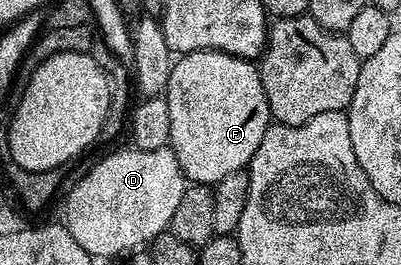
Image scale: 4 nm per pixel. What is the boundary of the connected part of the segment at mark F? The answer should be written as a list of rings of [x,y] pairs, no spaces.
[[[198,50],[181,54],[174,62],[172,73],[169,74],[168,85],[166,86],[166,104],[169,109],[169,147],[176,159],[180,162],[181,171],[186,175],[187,180],[196,185],[213,186],[217,185],[224,177],[230,176],[236,171],[247,168],[252,157],[259,148],[260,141],[263,140],[264,133],[271,124],[272,118],[270,114],[267,96],[263,89],[260,71],[255,62],[249,59],[238,58],[236,55],[226,54],[218,50]]]

